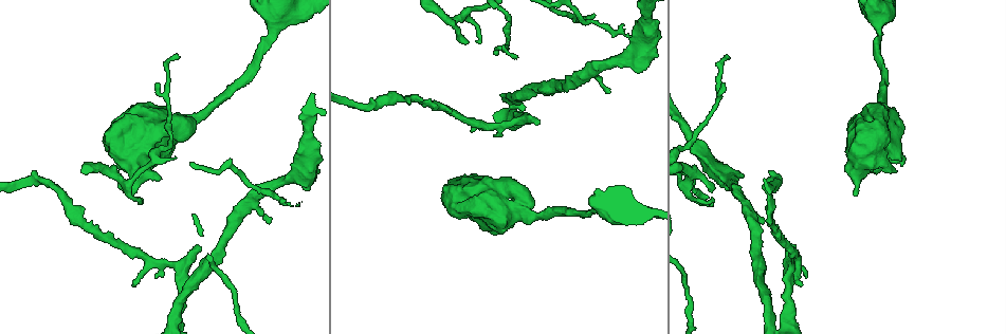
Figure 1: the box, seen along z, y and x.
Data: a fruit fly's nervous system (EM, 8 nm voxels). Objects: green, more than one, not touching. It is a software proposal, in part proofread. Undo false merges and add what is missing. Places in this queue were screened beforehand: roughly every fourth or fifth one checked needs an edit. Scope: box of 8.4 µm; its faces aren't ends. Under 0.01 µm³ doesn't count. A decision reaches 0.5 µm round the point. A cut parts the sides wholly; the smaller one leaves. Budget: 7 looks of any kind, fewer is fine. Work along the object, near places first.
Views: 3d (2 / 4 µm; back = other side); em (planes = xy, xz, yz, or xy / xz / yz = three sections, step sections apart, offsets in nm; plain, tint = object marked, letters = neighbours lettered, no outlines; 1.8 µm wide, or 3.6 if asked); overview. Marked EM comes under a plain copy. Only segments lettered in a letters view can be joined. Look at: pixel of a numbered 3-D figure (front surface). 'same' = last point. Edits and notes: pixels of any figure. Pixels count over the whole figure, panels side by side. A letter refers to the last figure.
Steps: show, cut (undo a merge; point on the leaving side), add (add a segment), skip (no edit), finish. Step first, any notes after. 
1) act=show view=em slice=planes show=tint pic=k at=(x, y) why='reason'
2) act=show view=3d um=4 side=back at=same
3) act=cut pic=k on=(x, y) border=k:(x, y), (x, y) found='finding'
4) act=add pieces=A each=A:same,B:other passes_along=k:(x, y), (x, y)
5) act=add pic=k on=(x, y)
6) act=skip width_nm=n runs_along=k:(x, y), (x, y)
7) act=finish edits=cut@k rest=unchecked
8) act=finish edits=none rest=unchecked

act=show view=em um=3.6 slice=xy step=16 show=tint pic=1 at=(186, 123) why='sudden change in width'

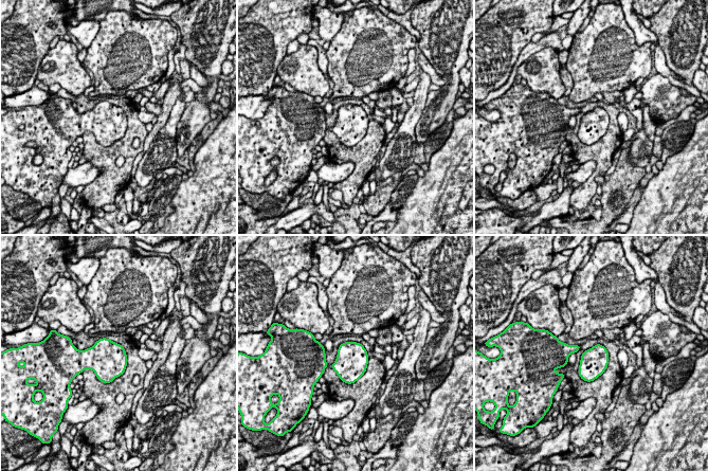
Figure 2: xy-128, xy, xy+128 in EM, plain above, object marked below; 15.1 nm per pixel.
act=show view=em um=3.6 slice=xy step=16 show=letters at=same why='what lies round it'

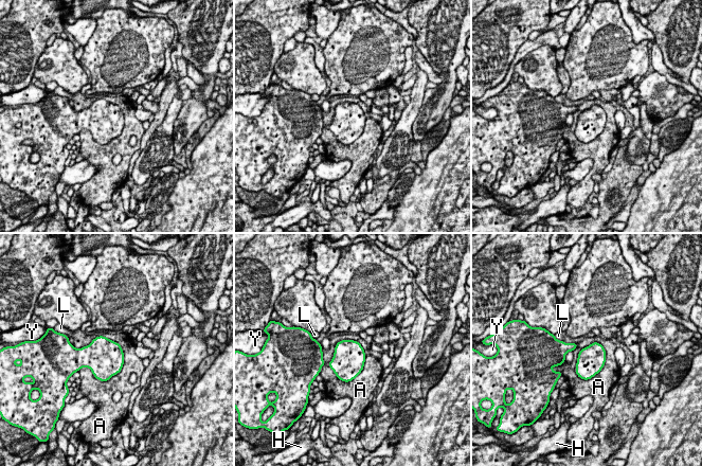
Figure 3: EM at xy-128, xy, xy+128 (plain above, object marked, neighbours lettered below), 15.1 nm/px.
act=skip width_nm=360 each=A:other,H:other,L:other,Y:other found='all the same neuron'

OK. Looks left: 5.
act=show view=3d um=4 pic=1 at=(725, 55) why='long arm stops here'

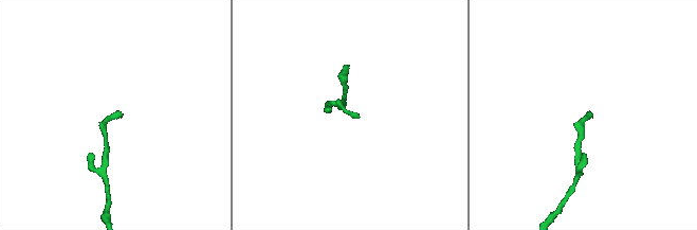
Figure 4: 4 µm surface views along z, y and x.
act=show view=em slice=xy step=4 show=tint pic=4 at=(356, 117) why='shape alone is not enough'

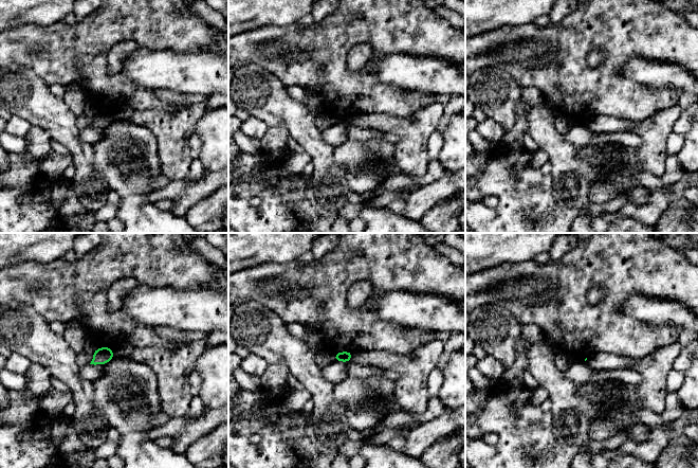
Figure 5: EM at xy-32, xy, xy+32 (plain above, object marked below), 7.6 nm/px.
act=show view=em slice=xz step=16 show=letters at=same why='cut it another way'

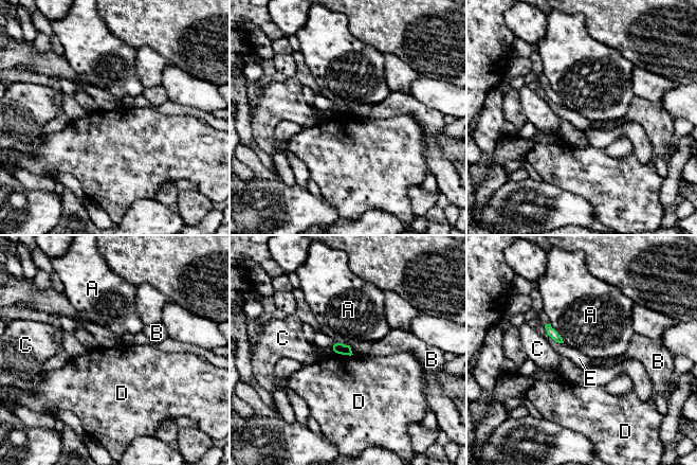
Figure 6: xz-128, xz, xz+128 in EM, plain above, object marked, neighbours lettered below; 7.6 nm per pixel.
act=skip longest_contact=A:180nm each=A:other,B:other,C:other,D:other,E:other border=6:(333, 353), (352, 355) found='no lettered segment goes on from it'

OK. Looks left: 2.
act=show view=em slice=planes show=tint pic=1 at=(770, 319) why='sharp bend'

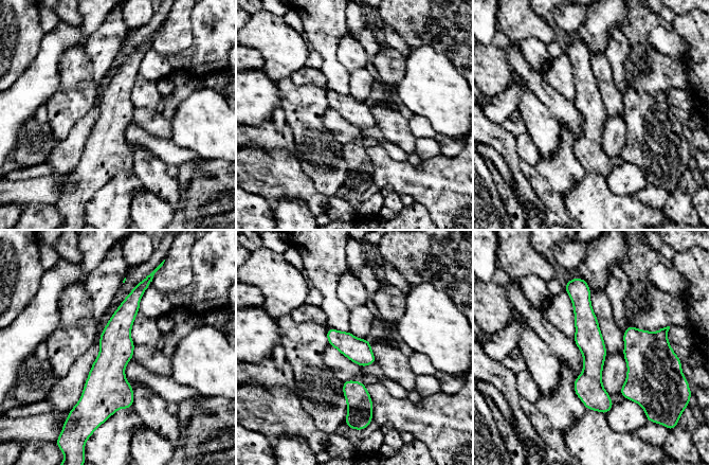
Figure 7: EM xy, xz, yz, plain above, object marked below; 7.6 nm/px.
act=show view=em slice=planes show=letters at=same

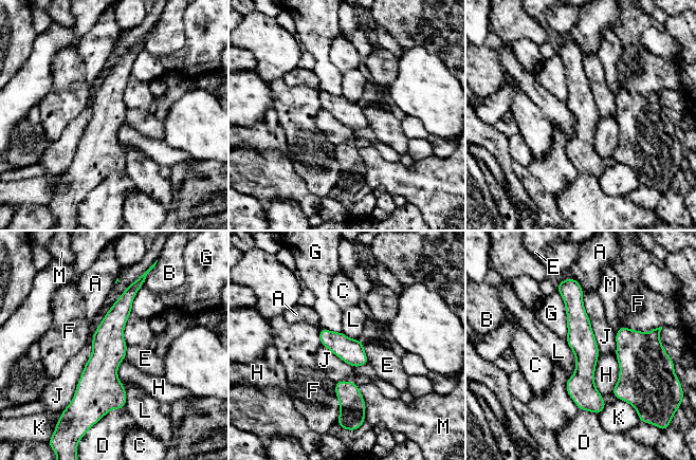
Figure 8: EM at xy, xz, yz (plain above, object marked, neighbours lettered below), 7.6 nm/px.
act=skip width_nm=190 each=A:other,B:other,C:other,D:other,E:other,F:other,G:other,H:other,J:other,K:other,L:other,M:other border=8:(565, 339), (574, 355), (568, 379) found='all the same neuron'

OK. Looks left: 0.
act=finish edits=none rest=unchecked

